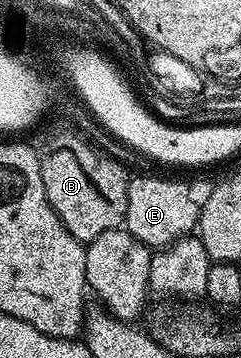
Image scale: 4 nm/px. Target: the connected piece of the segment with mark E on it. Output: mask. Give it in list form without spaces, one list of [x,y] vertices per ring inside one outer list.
[[[134,177],[129,184],[129,191],[127,192],[127,212],[125,213],[125,221],[123,223],[124,229],[131,232],[131,236],[138,238],[141,243],[150,248],[168,248],[182,236],[189,236],[196,231],[197,220],[199,217],[199,202],[198,199],[193,199],[193,194],[181,182],[176,182],[173,178],[136,178]]]

